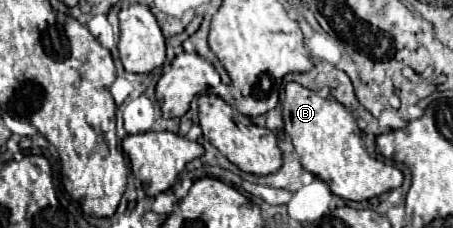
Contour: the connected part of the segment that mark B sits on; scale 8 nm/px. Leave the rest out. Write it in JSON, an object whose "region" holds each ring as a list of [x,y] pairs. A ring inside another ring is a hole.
{"region":[[[289,82],[285,87],[282,115],[283,129],[301,156],[303,168],[327,182],[333,194],[361,202],[403,184],[403,174],[395,166],[367,154],[355,116],[337,100],[321,98],[317,92],[303,88],[297,82]]]}

